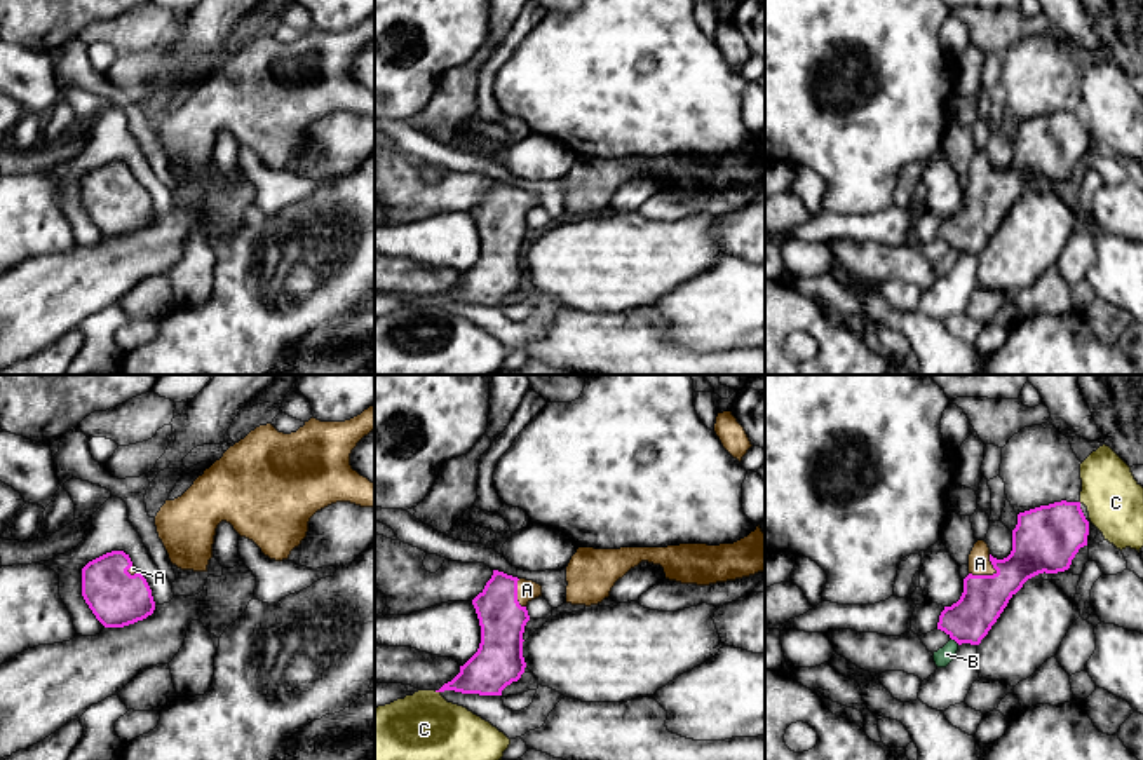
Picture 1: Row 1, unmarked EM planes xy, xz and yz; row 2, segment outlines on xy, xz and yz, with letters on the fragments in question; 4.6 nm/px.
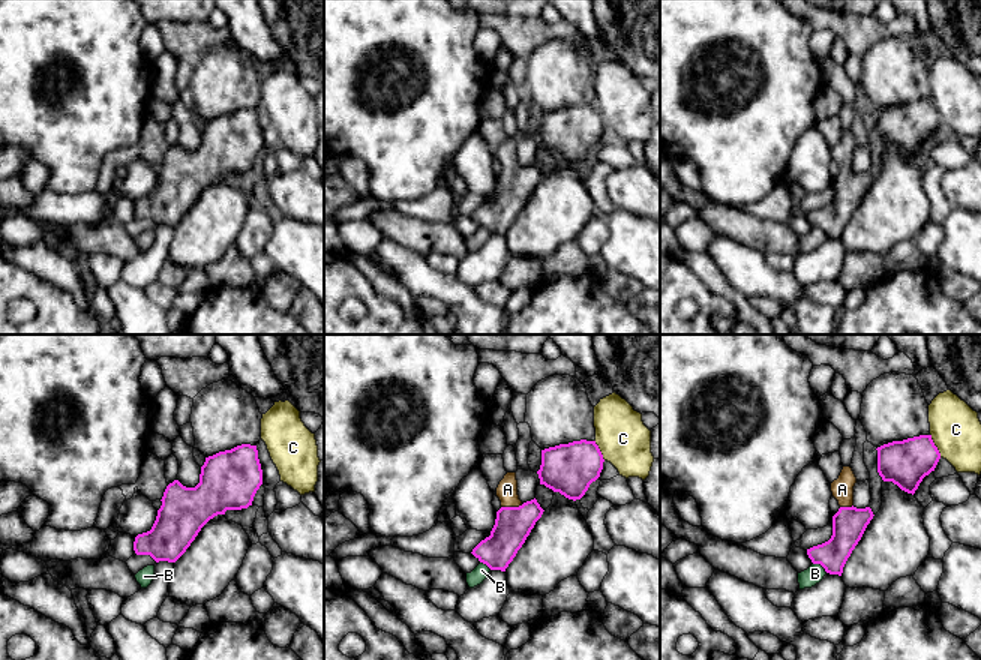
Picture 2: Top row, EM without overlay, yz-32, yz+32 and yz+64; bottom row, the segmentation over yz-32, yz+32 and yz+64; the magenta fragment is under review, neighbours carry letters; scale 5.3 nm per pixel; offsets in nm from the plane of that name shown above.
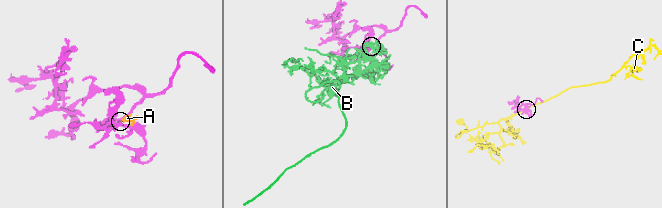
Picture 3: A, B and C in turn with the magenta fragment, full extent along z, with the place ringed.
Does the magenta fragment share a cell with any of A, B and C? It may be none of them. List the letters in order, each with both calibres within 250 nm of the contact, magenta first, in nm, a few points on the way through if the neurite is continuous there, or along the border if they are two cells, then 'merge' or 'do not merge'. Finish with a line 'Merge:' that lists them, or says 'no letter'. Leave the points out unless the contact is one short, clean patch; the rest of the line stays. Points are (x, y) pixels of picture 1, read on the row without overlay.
A: calibres 220 and 100 nm; way yz (1035, 156), (1006, 185), (990, 185), (980, 173); merge
B: calibres 200 and 80 nm; do not merge
C: calibres 220 and 440 nm; do not merge
Merge: A

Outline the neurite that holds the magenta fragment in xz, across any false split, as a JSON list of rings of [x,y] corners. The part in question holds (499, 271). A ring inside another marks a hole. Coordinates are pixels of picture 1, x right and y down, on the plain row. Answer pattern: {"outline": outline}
{"outline": [[[493,180],[484,199],[472,209],[481,253],[460,275],[460,282],[436,302],[502,305],[502,300],[524,282],[523,242],[530,230],[526,214],[542,206],[542,195]]]}

